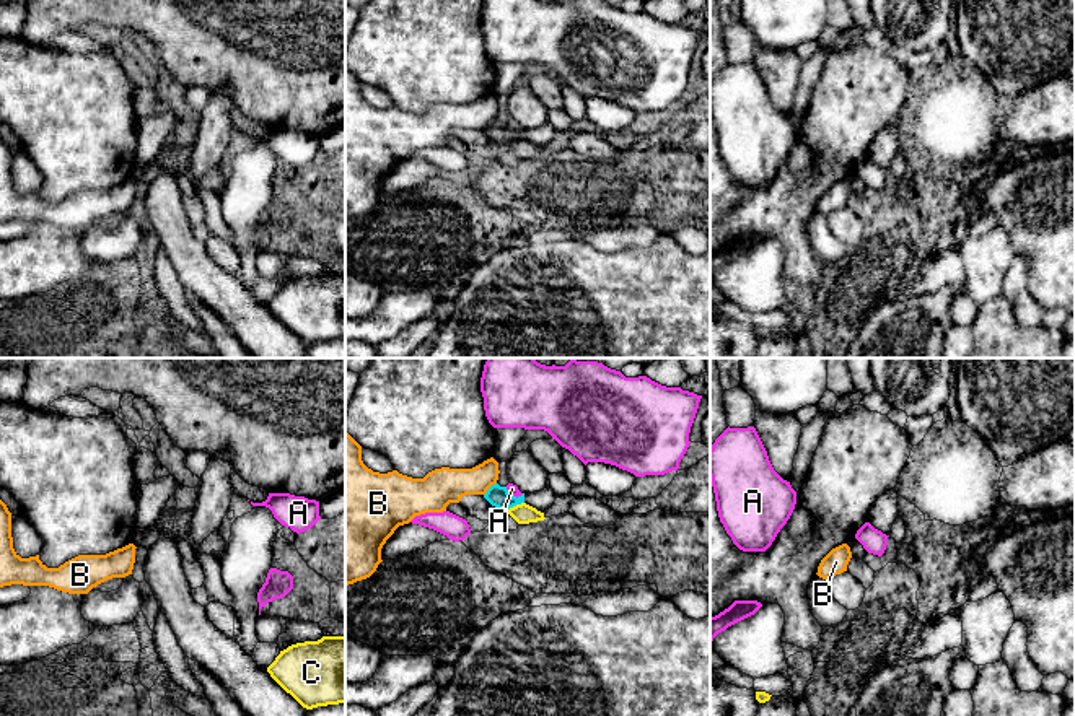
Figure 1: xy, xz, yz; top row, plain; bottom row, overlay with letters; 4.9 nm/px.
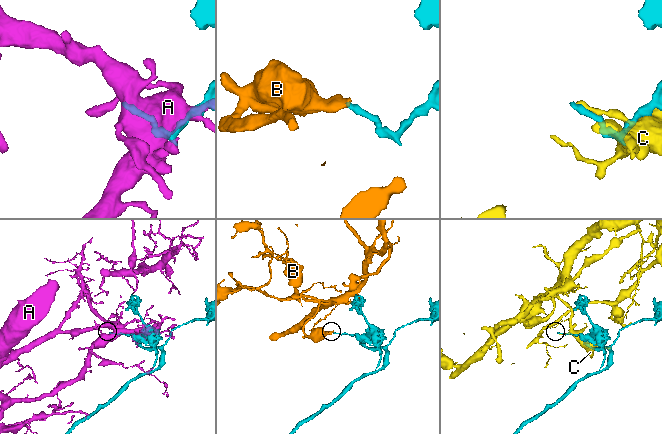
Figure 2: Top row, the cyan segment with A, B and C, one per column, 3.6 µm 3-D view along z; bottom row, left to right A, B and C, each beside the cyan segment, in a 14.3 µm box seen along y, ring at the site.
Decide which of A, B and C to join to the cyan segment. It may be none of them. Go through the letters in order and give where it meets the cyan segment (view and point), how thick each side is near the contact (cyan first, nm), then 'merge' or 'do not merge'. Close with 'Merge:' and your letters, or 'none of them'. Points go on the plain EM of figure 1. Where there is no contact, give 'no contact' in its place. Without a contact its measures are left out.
A: xz (513, 132) | 110/50 nm | do not merge
B: xz (489, 124) | 110/190 nm | do not merge
C: xz (513, 140) | 110/100 nm | do not merge
Merge: none of them

